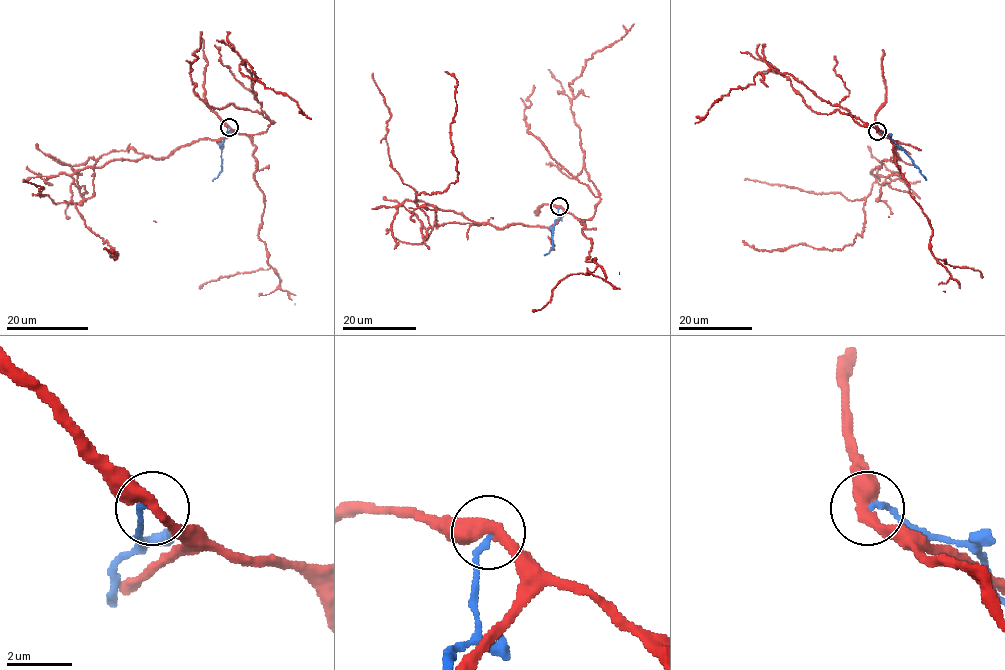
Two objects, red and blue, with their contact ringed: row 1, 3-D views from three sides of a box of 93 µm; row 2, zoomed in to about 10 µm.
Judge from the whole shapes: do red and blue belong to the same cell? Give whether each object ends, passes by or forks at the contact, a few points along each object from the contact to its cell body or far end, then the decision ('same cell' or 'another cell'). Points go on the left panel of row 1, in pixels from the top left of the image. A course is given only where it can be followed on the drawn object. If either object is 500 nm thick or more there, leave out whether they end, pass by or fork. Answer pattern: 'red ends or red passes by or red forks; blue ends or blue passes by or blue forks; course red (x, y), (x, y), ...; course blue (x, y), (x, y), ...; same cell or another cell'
red passes by; blue ends; course red (229, 127), (224, 137), (193, 140), (166, 157), (77, 171), (72, 200), (116, 258), (103, 248); course blue (229, 127), (221, 149), (221, 169), (212, 181); another cell

